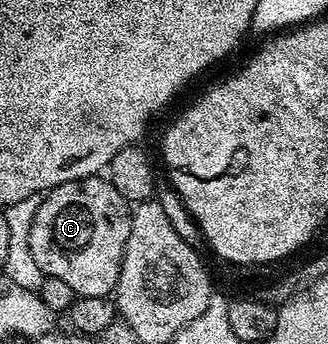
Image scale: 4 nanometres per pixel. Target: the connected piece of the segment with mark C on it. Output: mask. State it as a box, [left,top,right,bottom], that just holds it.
[29,175,132,296]

